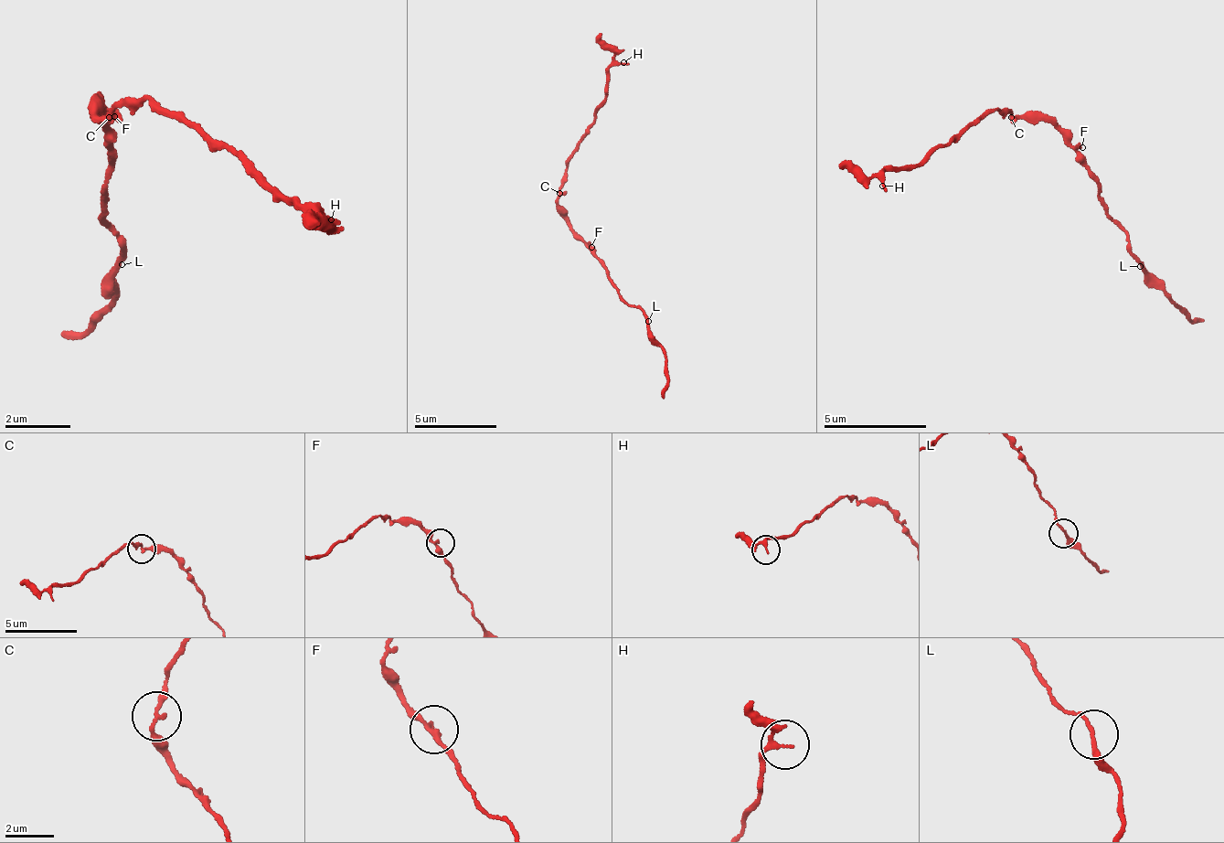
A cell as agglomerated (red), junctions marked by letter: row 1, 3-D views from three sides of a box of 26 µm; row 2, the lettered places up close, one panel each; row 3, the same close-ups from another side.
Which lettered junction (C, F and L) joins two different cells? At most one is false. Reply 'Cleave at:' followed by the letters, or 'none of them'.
Cleave at: none of them

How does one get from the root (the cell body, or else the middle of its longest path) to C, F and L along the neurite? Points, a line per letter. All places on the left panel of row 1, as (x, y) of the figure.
C: (99, 107), (94, 104), (103, 113), (94, 122), (97, 125), (108, 120)
F: (99, 107), (96, 112), (110, 120), (114, 116)
L: (99, 107), (101, 122), (110, 128), (112, 165), (112, 180), (101, 186), (103, 222), (124, 252), (122, 264)

